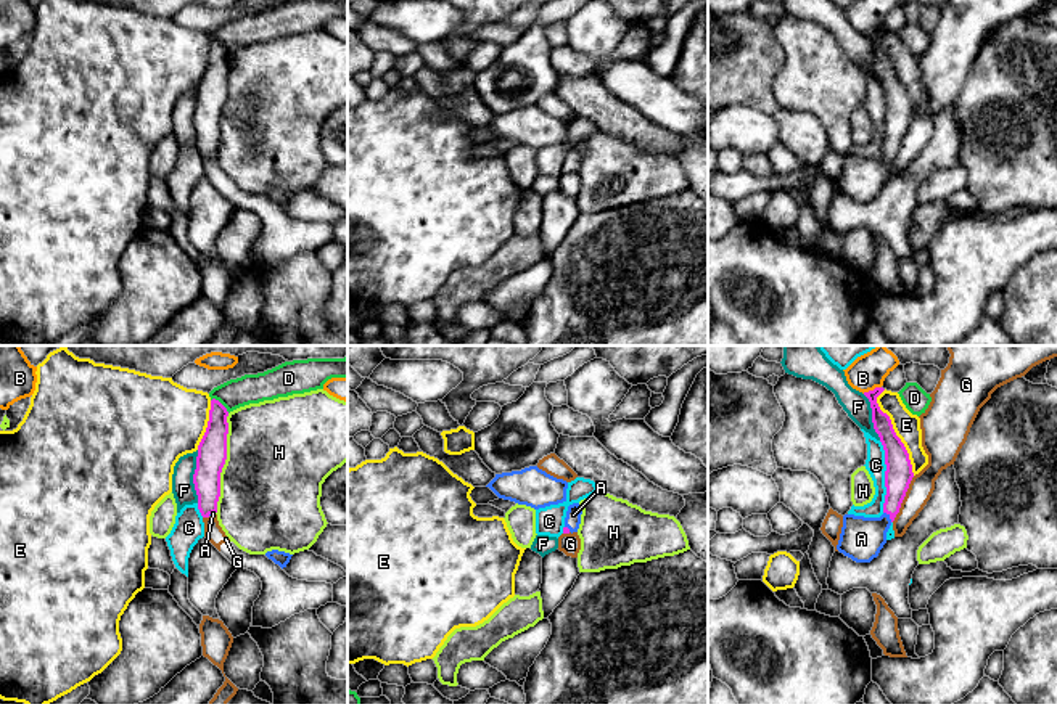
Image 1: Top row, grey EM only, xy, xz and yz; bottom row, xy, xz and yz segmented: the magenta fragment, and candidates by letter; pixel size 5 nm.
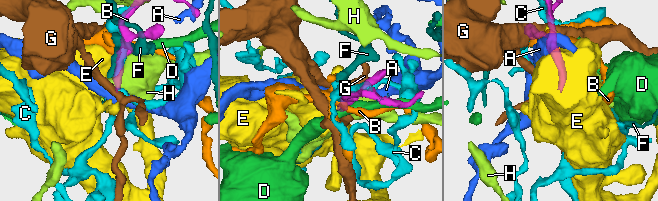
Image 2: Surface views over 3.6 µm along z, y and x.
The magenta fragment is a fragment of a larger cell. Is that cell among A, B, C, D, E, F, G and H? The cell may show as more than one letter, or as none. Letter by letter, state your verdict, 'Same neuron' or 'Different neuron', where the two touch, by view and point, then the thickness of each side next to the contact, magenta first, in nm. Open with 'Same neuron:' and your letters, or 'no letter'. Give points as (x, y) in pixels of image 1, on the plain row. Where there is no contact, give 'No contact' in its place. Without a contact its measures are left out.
Same neuron: A
A: Same neuron. Touches magenta at yz (890, 156). Thickness 140 nm (magenta) against 220 nm
B: Different neuron. Touches magenta at yz (871, 31). Thickness 90 nm (magenta) against 160 nm
C: Different neuron. Touches magenta at yz (885, 116). Thickness 140 nm (magenta) against 100 nm
D: Different neuron. Touches magenta at xy (221, 44). Thickness 140 nm (magenta) against 140 nm
E: Different neuron. Touches magenta at yz (895, 73). Thickness 140 nm (magenta) against 130 nm
F: Different neuron. Touches magenta at xy (193, 116). Thickness 140 nm (magenta) against 110 nm
G: Different neuron. Touches magenta at yz (903, 139). Thickness 140 nm (magenta) against 120 nm
H: Different neuron. Touches magenta at xy (224, 103). Thickness 140 nm (magenta) against 500 nm

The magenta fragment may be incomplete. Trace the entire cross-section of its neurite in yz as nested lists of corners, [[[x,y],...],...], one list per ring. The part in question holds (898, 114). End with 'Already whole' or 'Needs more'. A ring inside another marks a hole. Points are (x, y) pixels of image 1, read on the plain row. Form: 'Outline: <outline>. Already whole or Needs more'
Outline: [[[883,27],[864,32],[870,42],[874,69],[885,90],[885,143],[880,158],[864,158],[854,154],[843,156],[843,167],[837,190],[856,203],[870,203],[878,196],[886,183],[886,172],[899,153],[909,124],[914,117],[909,93],[896,76],[891,59],[877,43]]]. Needs more

